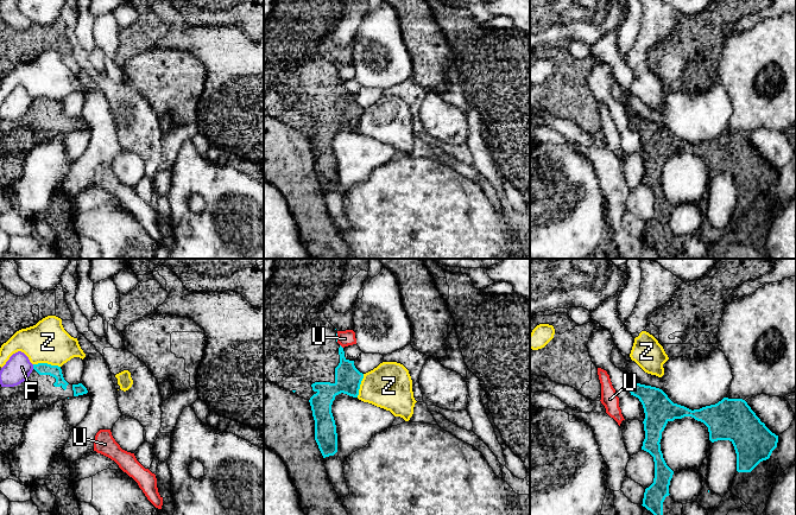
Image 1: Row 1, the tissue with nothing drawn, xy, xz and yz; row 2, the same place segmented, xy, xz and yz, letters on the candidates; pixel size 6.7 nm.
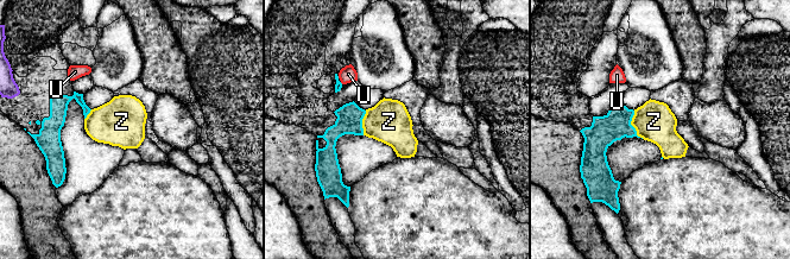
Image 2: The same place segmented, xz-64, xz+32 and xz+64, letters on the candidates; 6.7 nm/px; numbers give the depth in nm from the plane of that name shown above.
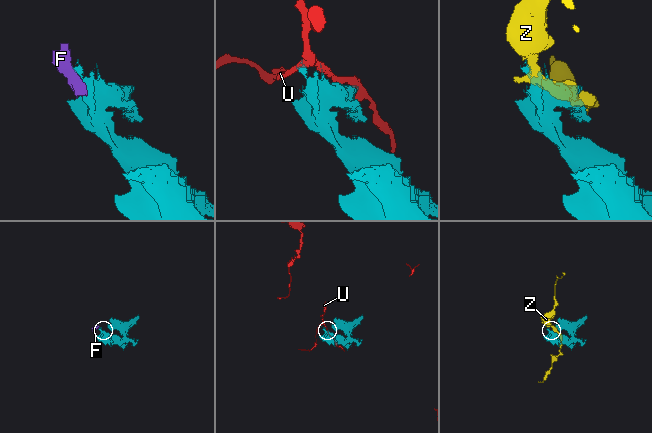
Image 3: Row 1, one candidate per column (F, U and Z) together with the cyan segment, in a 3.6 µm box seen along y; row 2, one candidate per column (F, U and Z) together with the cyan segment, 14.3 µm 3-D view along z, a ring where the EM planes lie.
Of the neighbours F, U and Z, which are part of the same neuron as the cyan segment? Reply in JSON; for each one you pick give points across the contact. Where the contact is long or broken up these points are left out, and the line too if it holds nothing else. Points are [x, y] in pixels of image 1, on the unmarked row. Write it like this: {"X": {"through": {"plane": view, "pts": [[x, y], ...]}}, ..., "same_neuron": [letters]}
{"same_neuron": []}

